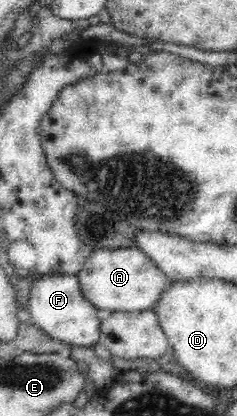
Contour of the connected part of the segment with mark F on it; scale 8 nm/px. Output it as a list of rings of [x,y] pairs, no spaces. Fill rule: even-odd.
[[[55,271],[39,275],[31,283],[27,307],[34,327],[41,329],[49,338],[65,342],[71,347],[87,346],[93,348],[100,339],[100,321],[97,308],[81,294],[77,276]]]

